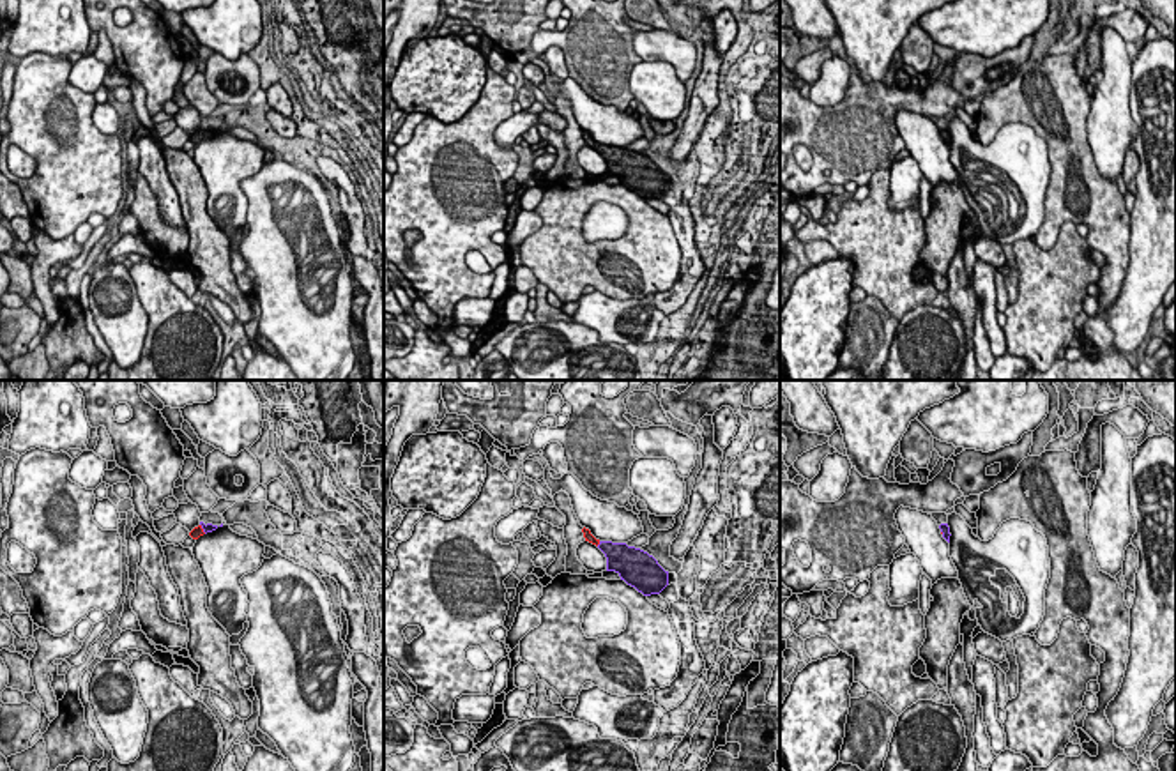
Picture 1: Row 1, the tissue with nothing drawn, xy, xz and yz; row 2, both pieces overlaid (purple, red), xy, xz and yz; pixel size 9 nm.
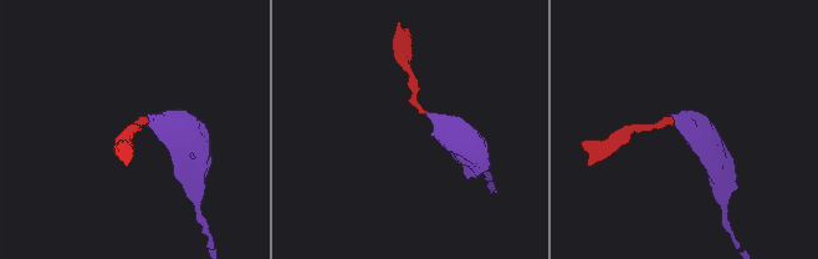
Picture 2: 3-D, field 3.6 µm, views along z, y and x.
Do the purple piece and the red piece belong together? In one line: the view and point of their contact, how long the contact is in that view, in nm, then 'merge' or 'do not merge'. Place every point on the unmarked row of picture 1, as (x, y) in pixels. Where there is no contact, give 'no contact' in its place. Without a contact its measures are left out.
meets purple in xy at (202, 131); contact 110 nm long; merge

